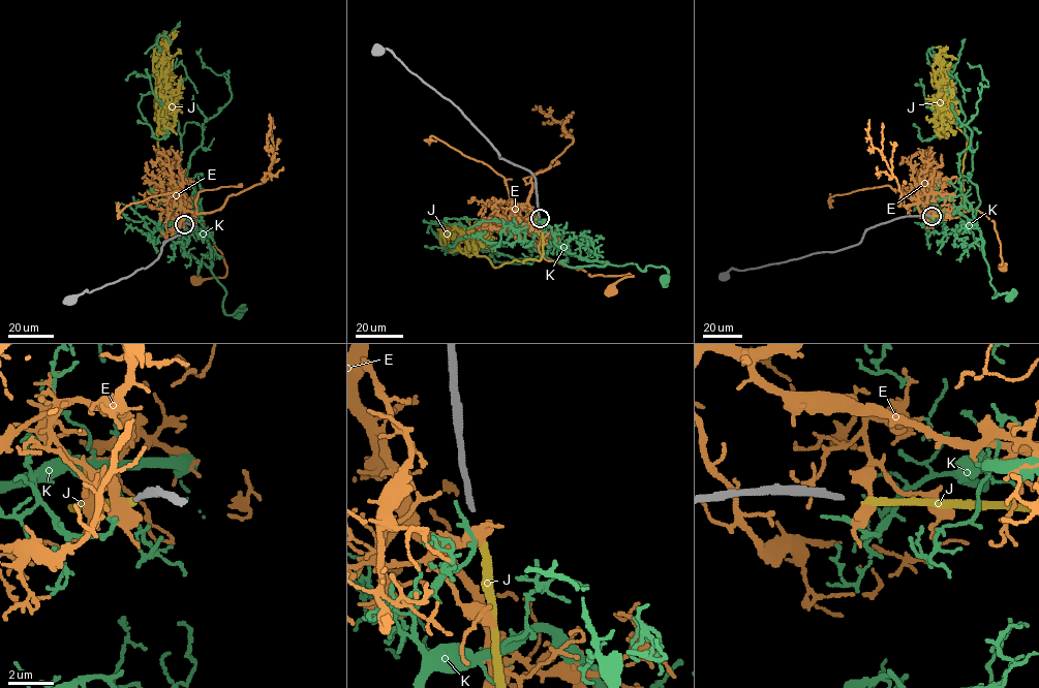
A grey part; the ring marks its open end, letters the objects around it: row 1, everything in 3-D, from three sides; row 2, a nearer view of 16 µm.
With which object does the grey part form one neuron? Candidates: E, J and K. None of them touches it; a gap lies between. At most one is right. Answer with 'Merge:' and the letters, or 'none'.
Merge: J

